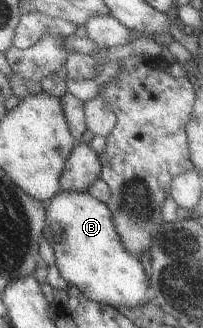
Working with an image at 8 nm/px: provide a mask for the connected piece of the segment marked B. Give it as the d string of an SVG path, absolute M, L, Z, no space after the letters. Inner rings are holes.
M59 191L46 209L46 220L42 236L55 253L55 265L61 278L76 287L89 301L117 309L135 309L150 302L149 280L141 260L126 249L117 233L109 208L105 203L85 193Z

